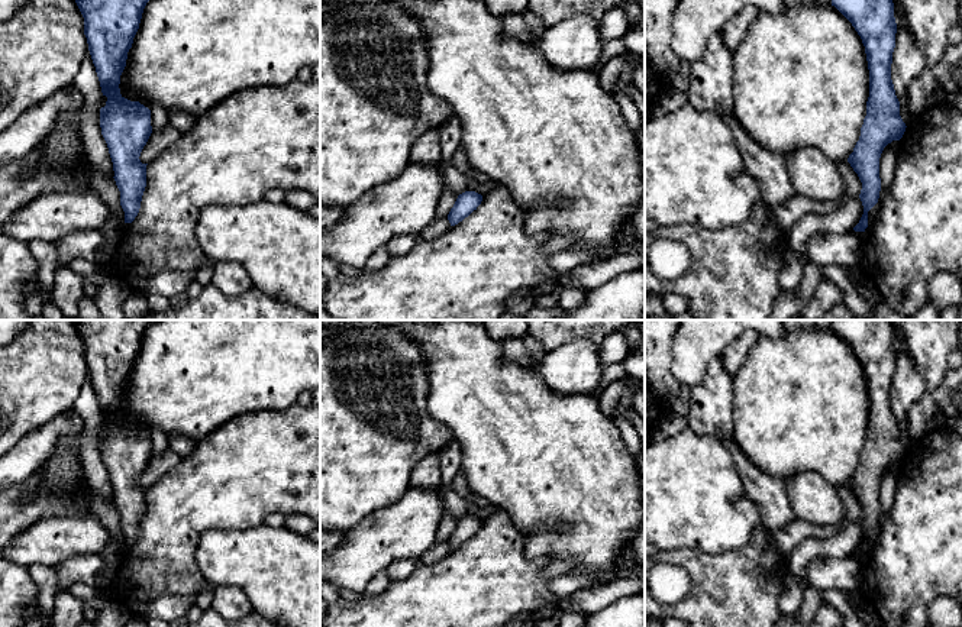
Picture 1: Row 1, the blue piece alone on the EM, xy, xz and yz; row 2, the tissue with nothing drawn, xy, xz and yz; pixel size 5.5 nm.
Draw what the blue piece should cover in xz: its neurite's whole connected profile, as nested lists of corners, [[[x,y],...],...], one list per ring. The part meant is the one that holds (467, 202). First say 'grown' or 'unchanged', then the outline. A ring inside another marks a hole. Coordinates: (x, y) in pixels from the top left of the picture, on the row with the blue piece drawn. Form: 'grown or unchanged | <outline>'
unchanged | [[[465,191],[458,195],[453,207],[448,214],[451,226],[458,224],[468,217],[481,204],[482,195],[475,191]]]

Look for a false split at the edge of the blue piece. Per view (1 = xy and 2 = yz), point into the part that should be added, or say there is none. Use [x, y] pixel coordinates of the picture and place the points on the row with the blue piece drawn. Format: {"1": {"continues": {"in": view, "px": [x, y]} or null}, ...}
{"1": {"continues": null}, "2": {"continues": null}}

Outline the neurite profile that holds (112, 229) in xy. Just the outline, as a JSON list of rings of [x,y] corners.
[[[117,206],[114,210],[109,211],[109,217],[104,222],[100,232],[112,242],[119,242],[122,235],[122,227],[125,224],[125,211],[122,206]]]

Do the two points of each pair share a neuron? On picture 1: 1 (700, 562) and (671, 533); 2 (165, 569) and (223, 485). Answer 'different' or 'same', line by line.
1: different
2: same

